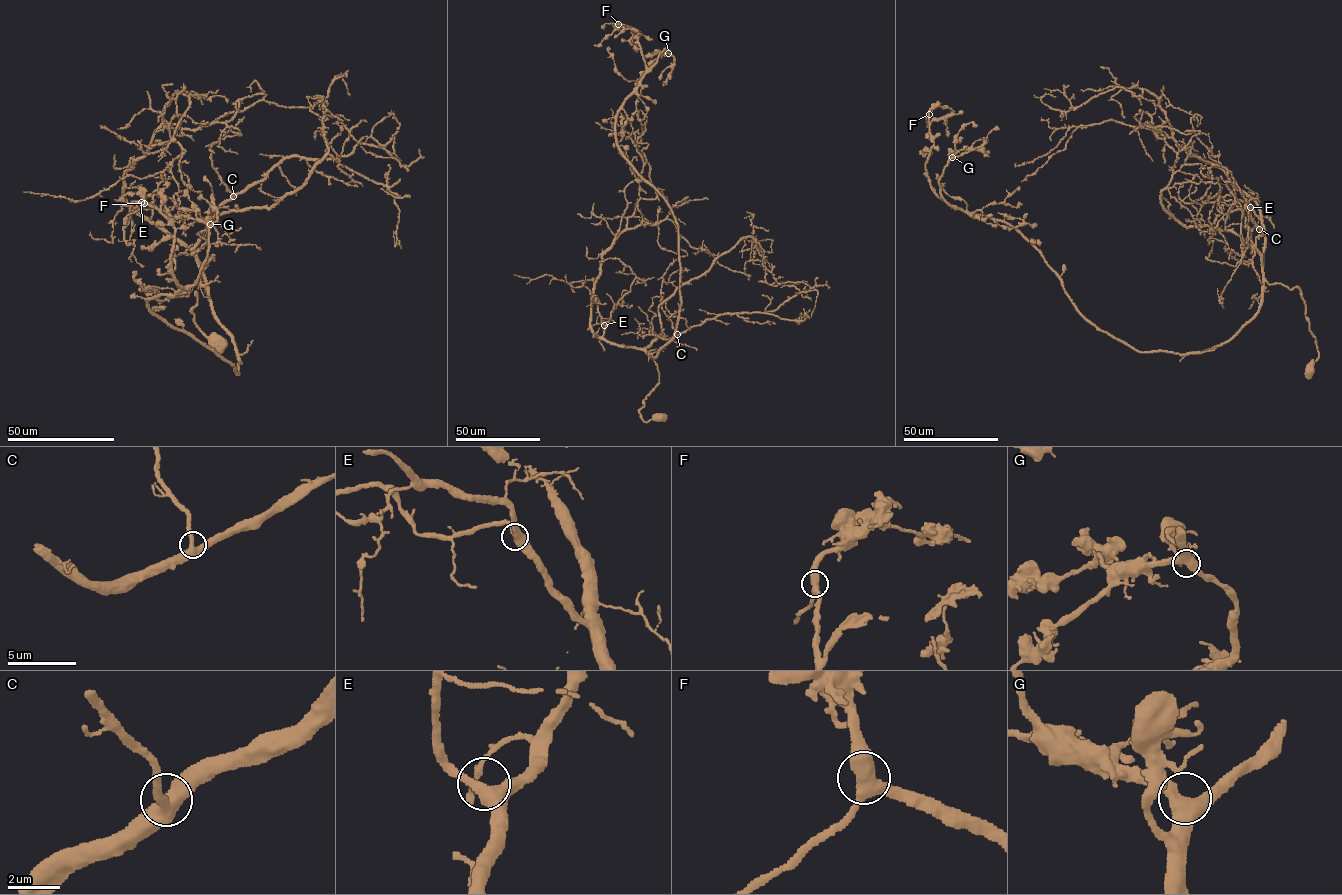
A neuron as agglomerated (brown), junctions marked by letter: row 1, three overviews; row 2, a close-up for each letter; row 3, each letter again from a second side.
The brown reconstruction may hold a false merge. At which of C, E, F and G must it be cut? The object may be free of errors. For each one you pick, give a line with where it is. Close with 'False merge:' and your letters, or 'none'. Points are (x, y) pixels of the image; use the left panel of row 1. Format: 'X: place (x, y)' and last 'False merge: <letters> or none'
False merge: none

